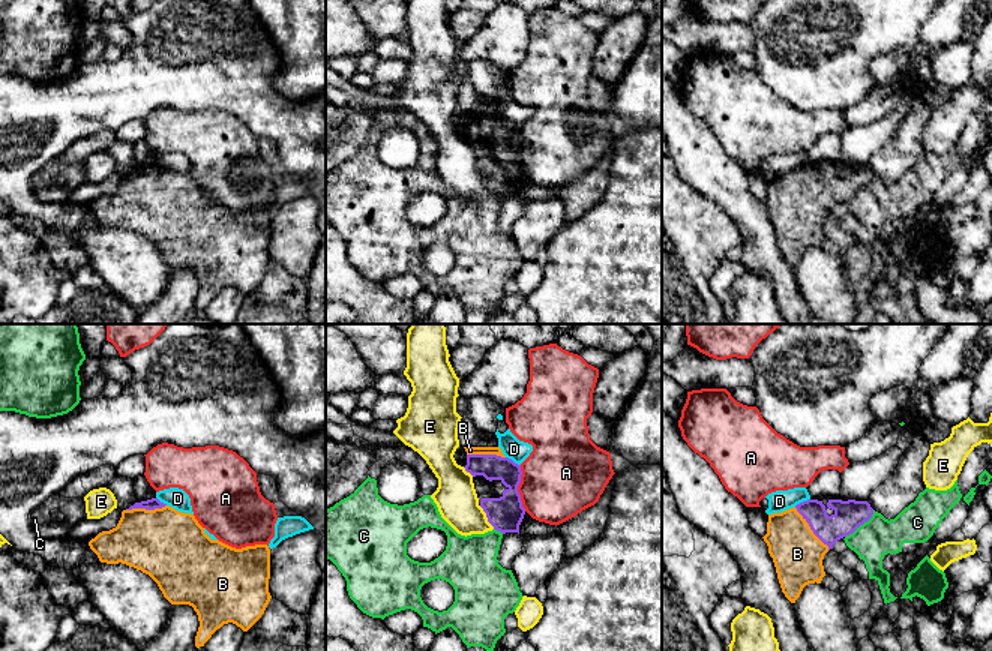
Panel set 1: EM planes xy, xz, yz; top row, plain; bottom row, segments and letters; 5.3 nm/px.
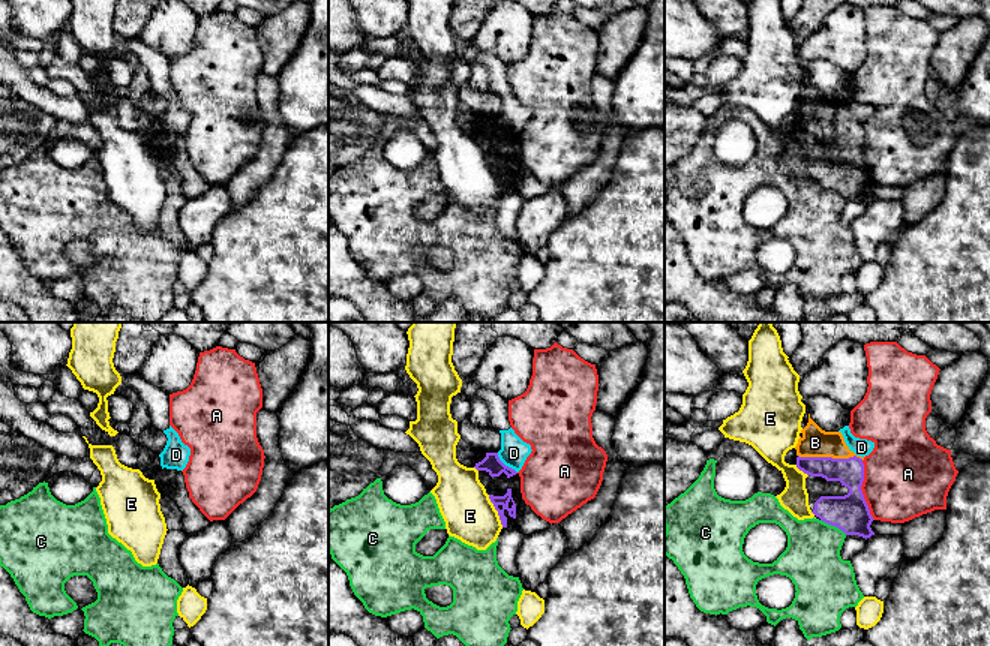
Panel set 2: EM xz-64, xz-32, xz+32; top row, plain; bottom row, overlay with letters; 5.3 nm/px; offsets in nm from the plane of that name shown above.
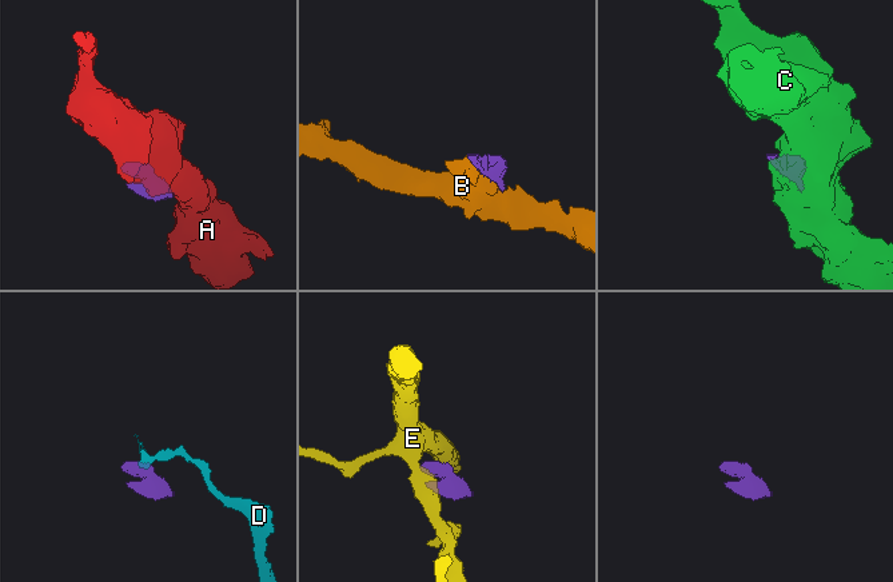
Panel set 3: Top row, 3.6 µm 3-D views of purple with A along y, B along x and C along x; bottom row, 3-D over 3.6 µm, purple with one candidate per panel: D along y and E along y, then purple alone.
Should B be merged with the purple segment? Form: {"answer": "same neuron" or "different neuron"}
{"answer": "same neuron"}

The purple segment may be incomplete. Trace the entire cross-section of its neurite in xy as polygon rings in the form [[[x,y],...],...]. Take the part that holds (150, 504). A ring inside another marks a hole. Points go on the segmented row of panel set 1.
[[[158,498],[135,502],[123,510],[117,526],[99,532],[89,542],[89,546],[98,555],[101,562],[122,562],[149,574],[171,604],[192,606],[200,621],[195,636],[197,648],[204,646],[212,634],[228,622],[248,632],[261,618],[272,598],[269,592],[270,549],[267,544],[236,549],[219,540],[212,540],[194,514],[177,512],[161,502]]]

